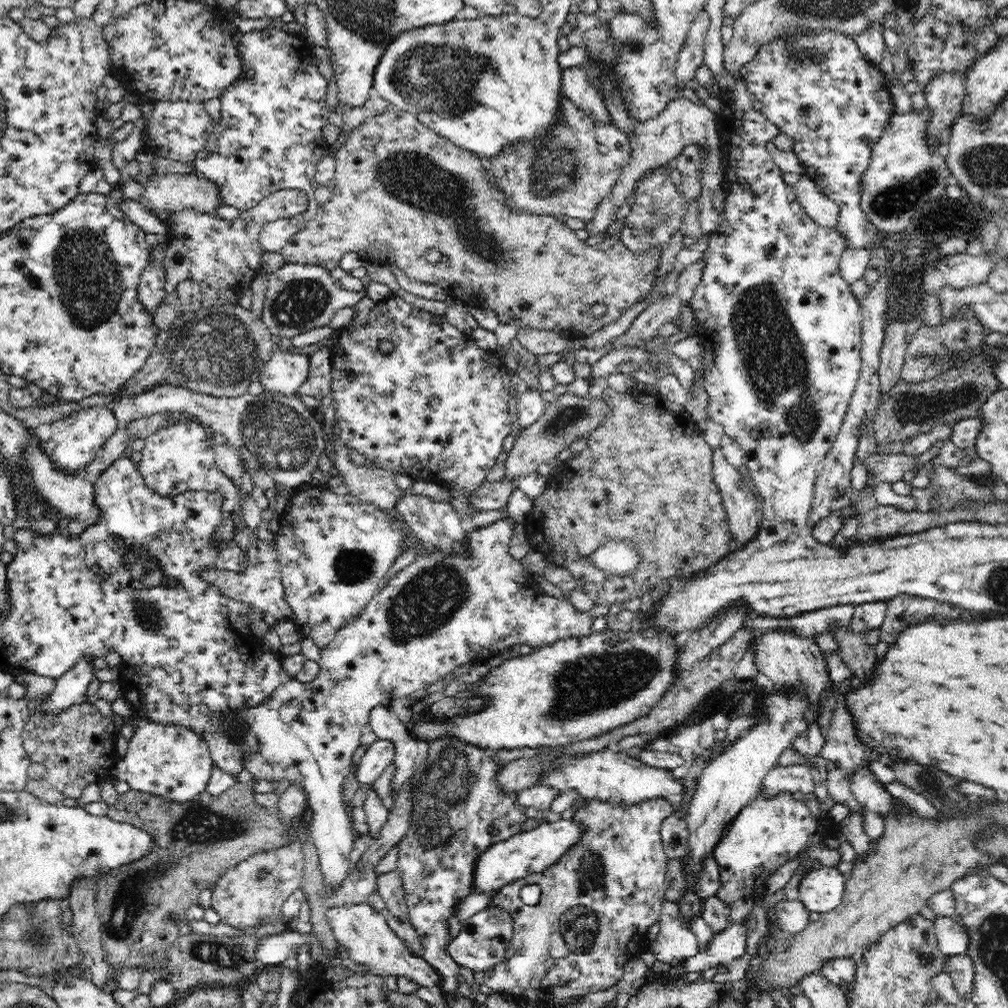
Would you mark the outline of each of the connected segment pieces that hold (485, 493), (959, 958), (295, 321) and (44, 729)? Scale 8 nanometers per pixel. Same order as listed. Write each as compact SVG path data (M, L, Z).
M507 475L502 480L487 482L473 496L473 504L480 511L506 509L508 498L519 488L519 482L520 478Z
M966 953L946 955L943 971L952 978L954 990L962 1004L972 1002L975 981L973 960Z
M284 263L269 276L269 286L265 294L264 323L274 335L293 339L314 328L324 328L332 324L338 310L346 306L358 306L368 298L364 286L361 292L343 290L332 277L332 272L311 264Z
M82 701L58 710L43 710L41 706L34 704L22 736L30 763L44 765L48 770L46 780L64 796L78 800L88 784L103 782L118 766L121 757L115 750L115 742L120 734L115 728L111 719L103 716L94 705L82 708Z

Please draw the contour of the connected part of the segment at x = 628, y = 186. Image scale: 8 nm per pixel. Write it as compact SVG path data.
M679 97L656 118L647 120L643 124L636 124L632 128L633 151L630 160L622 166L618 180L614 188L604 200L598 203L594 220L586 226L590 234L596 234L605 230L614 220L620 206L628 200L628 196L635 194L638 183L652 174L655 170L664 167L674 166L677 158L682 156L687 146L721 146L722 136L716 114L704 106L686 101L686 98Z

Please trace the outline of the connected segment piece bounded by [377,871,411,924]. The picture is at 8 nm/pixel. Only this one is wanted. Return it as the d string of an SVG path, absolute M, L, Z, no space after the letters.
M398 871L378 875L377 891L386 904L387 912L395 914L397 918L404 920L404 922L411 923L404 885Z

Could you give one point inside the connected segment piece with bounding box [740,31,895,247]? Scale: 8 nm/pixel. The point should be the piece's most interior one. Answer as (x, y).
(820, 90)

